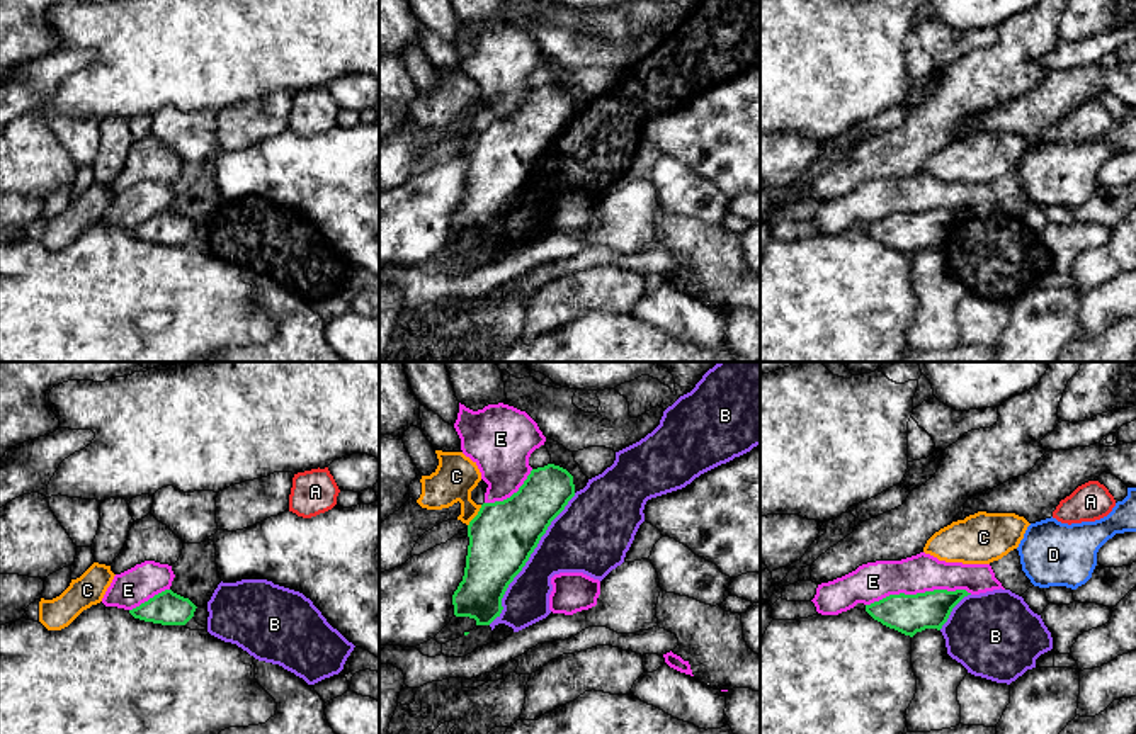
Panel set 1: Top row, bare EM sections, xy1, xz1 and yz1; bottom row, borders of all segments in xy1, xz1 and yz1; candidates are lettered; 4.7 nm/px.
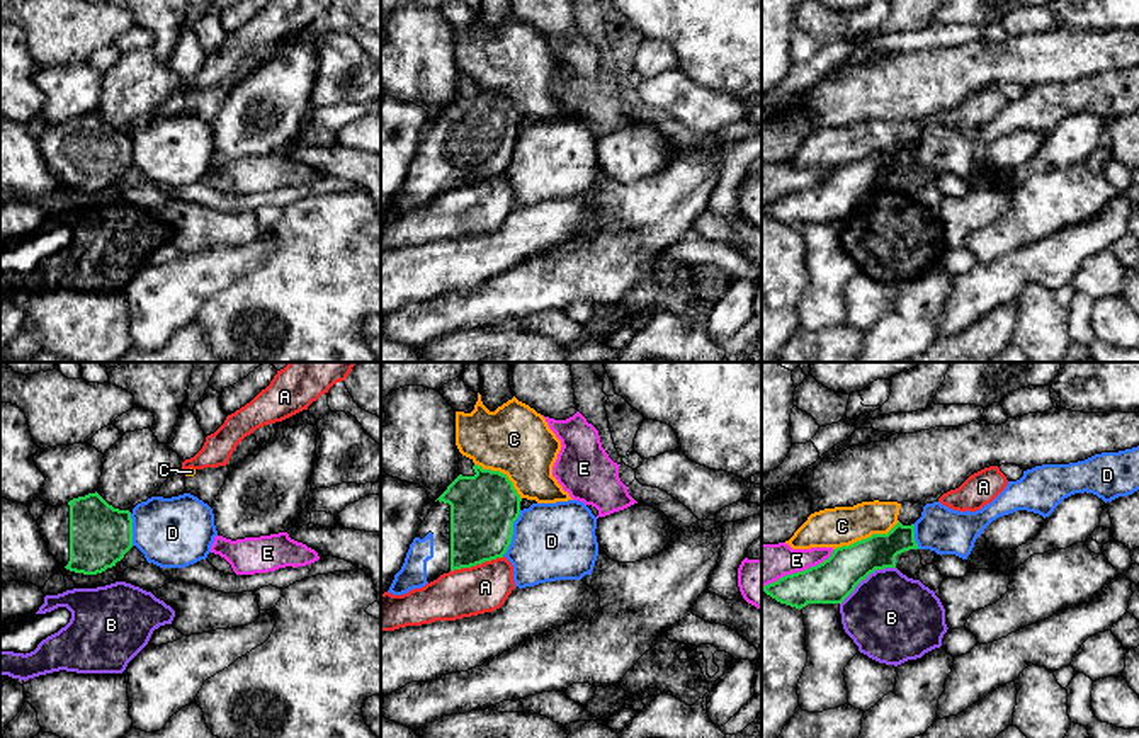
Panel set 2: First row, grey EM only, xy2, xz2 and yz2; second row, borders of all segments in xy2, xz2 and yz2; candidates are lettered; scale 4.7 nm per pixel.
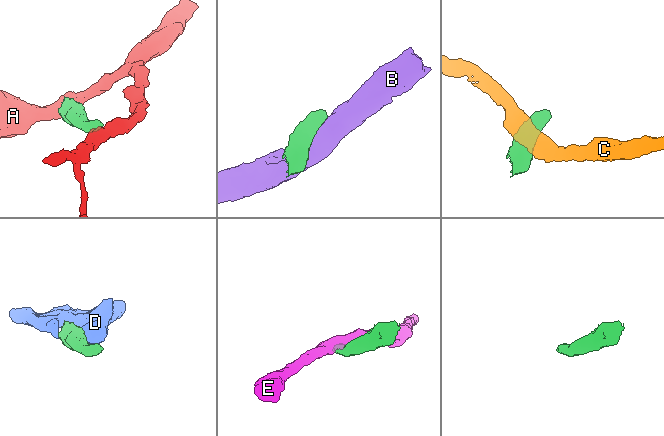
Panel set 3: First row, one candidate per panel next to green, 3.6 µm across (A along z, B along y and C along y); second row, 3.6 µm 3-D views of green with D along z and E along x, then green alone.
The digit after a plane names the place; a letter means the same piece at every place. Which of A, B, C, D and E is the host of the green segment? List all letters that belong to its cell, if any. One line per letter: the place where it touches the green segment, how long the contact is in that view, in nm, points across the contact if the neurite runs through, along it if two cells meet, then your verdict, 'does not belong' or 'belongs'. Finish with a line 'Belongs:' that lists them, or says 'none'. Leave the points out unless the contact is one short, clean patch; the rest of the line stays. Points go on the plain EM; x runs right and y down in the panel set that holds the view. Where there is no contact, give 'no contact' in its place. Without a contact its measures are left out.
A: contact xz2 (476, 182); length 260 nm; border xz2 (504, 175), (451, 191); does not belong
B: contact xz1 (528, 179); length 750 nm; does not belong
C: contact yz2 (867, 157); length 340 nm; does not belong
D: contact xz2 (512, 152); length 240 nm; way xz2 (483, 126), (512, 152), (538, 160), (551, 160); belongs
E: contact yz1 (919, 213); length 500 nm; does not belong
Belongs: D

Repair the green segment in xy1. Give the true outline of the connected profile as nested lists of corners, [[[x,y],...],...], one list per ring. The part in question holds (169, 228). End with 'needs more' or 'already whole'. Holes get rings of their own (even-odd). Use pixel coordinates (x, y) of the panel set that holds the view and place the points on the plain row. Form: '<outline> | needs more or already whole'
[[[165,209],[139,226],[129,229],[134,238],[162,243],[162,245],[185,245],[196,231],[196,224],[172,209]]] | already whole

